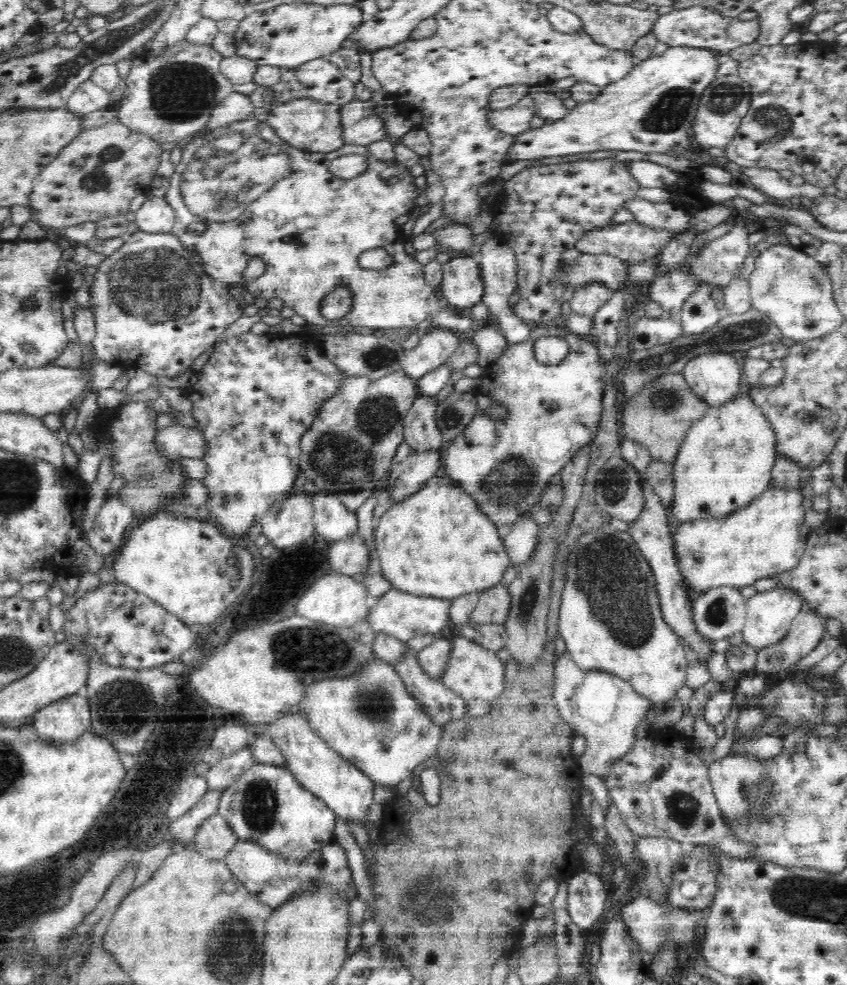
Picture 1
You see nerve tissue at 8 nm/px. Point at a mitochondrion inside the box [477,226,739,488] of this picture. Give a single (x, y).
(652, 362)

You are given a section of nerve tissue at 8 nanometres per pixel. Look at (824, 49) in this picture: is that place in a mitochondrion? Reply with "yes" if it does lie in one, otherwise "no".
no

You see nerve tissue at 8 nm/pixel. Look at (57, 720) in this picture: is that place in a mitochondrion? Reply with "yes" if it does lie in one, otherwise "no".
no

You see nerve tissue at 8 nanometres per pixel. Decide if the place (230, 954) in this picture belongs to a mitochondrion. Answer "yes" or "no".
yes

